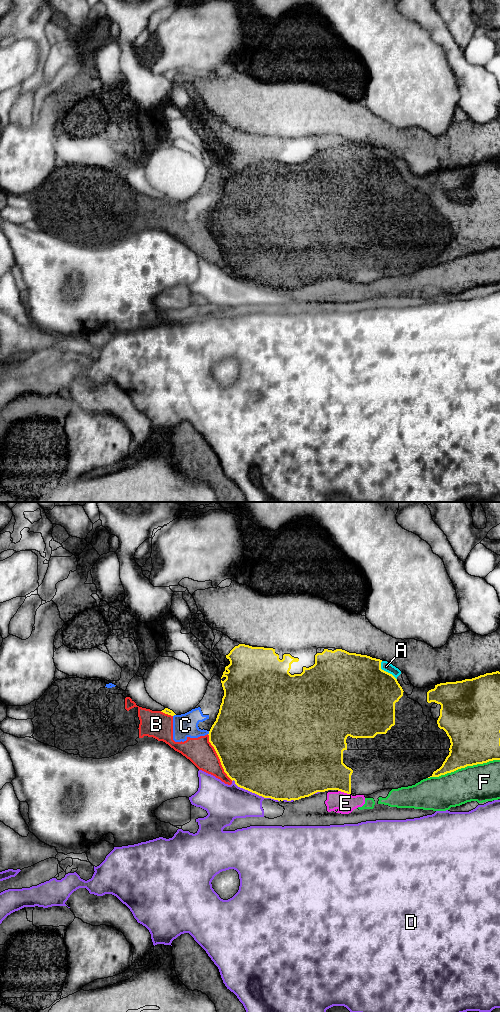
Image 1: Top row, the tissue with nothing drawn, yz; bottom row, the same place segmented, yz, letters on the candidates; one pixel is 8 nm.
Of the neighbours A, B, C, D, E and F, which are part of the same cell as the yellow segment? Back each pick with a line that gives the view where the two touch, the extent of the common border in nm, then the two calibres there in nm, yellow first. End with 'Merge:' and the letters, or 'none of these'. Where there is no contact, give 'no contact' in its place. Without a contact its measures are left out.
A: meets yellow in yz; contact 200 nm long; 500 nm thick on the yellow side, 80 nm on the other
Merge: A

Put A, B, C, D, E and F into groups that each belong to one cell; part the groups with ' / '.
A / B C E F / D

